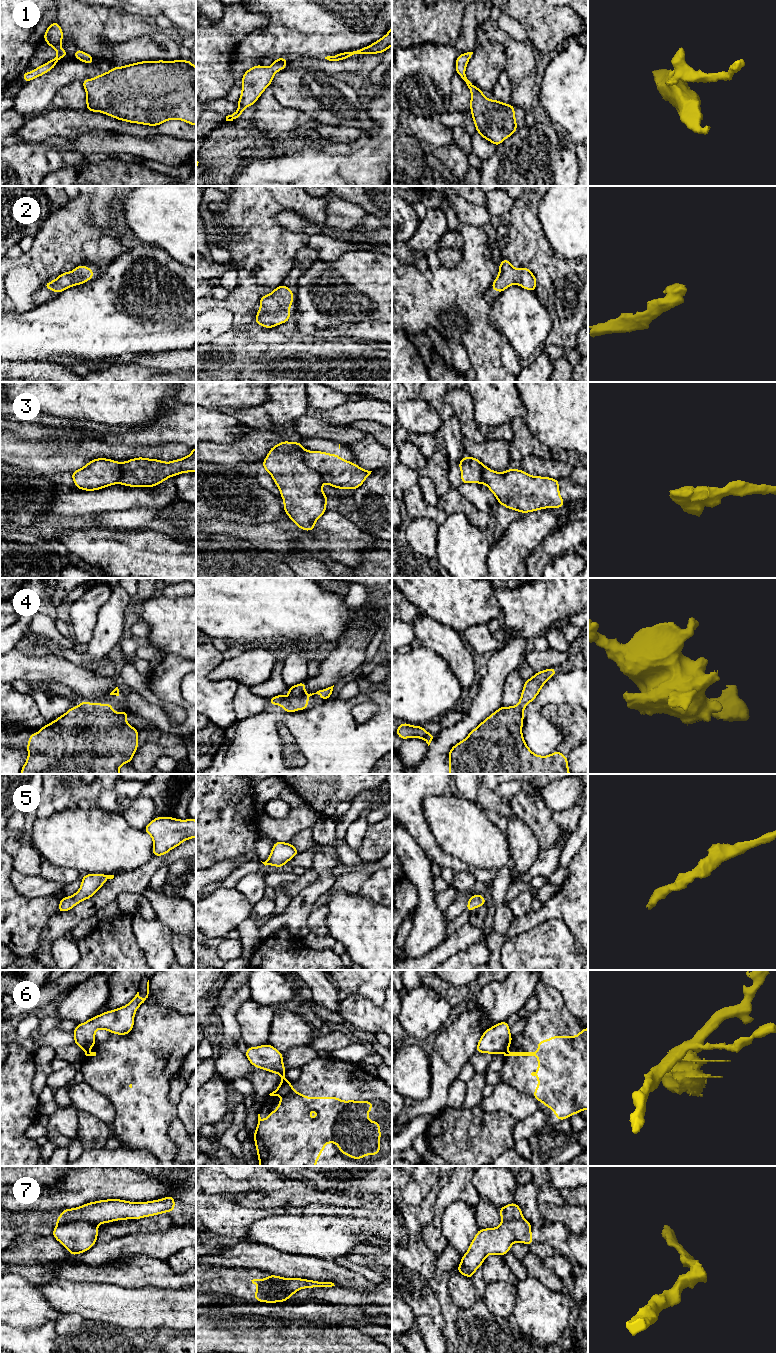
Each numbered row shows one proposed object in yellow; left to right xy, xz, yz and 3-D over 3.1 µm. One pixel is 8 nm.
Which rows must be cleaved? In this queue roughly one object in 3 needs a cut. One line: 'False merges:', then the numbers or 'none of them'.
False merges: 3, 6, 7

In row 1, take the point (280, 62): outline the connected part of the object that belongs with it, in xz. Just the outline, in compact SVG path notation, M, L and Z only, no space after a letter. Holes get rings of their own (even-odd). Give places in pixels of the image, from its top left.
M280 56L268 68L262 65L255 65L248 69L242 76L242 93L237 102L238 110L226 116L226 121L241 118L242 111L245 108L255 105L264 90L271 85L275 73L286 69L287 63L288 60Z

